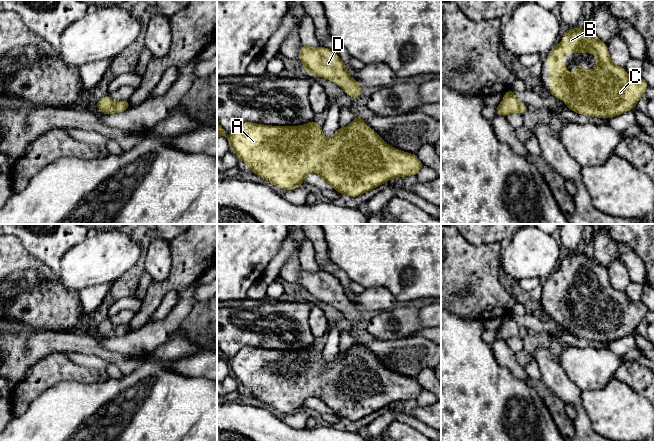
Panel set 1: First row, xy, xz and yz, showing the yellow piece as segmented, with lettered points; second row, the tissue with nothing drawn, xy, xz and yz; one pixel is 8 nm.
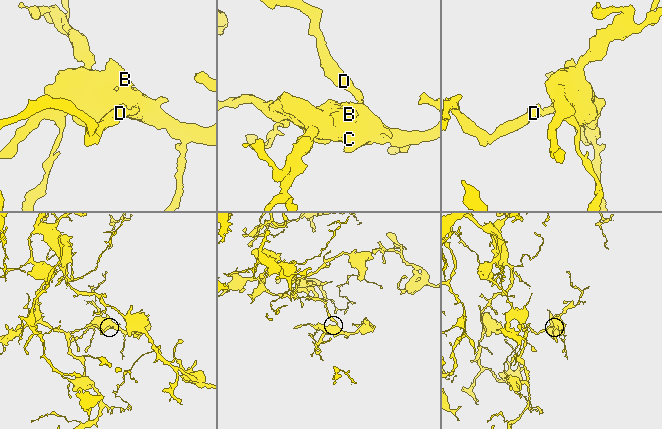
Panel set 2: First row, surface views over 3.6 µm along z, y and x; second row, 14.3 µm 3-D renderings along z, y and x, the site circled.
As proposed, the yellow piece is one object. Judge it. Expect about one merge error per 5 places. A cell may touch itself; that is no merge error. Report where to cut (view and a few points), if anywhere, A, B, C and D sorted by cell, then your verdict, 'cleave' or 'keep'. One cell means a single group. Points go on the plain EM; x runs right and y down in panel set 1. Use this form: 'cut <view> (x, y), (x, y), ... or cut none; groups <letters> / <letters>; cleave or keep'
cut none; groups A B C D; keep

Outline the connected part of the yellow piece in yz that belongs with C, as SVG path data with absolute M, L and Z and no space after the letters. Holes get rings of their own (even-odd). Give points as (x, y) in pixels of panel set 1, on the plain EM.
M581 250L575 253L568 253L562 261L561 269L558 268L549 276L547 287L550 290L549 302L551 319L566 326L566 330L579 338L587 340L595 340L599 342L611 342L621 339L631 333L634 333L638 324L646 317L648 308L642 302L632 302L628 299L624 292L618 291L610 282L608 271L599 264L595 258L589 258ZM563 277L595 277L596 278L596 294L585 295L576 288L574 292L575 303L572 302L569 295L566 295L567 289L561 284Z

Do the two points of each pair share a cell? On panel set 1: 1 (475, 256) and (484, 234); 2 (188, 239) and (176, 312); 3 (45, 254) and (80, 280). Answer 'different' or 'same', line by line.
1: different
2: different
3: different

